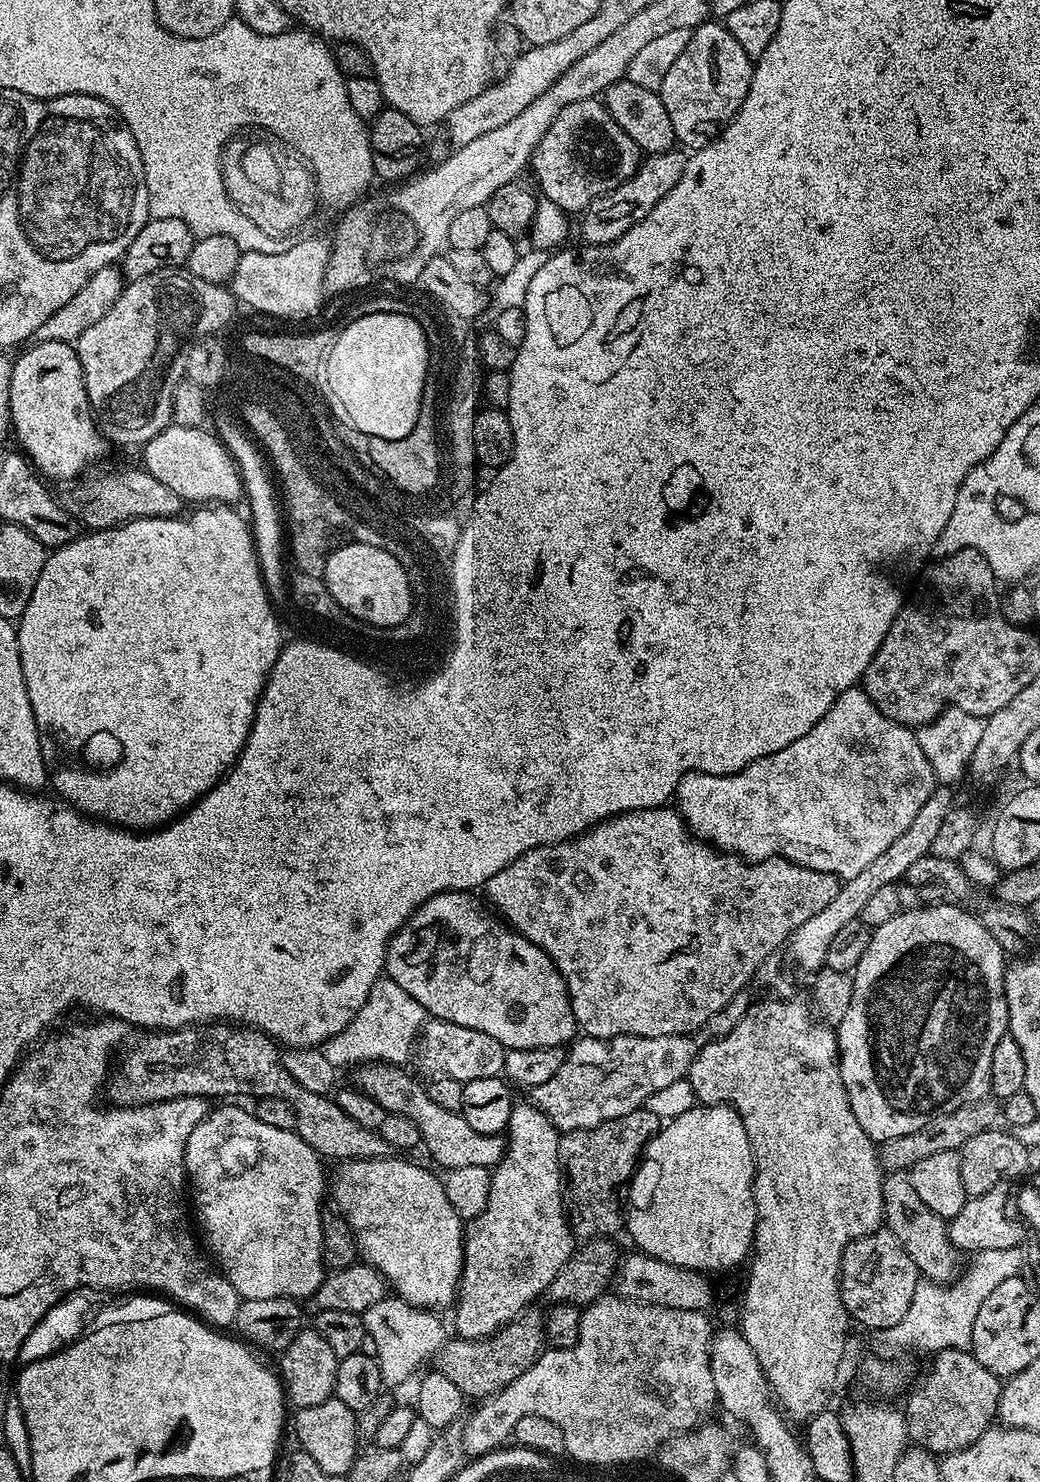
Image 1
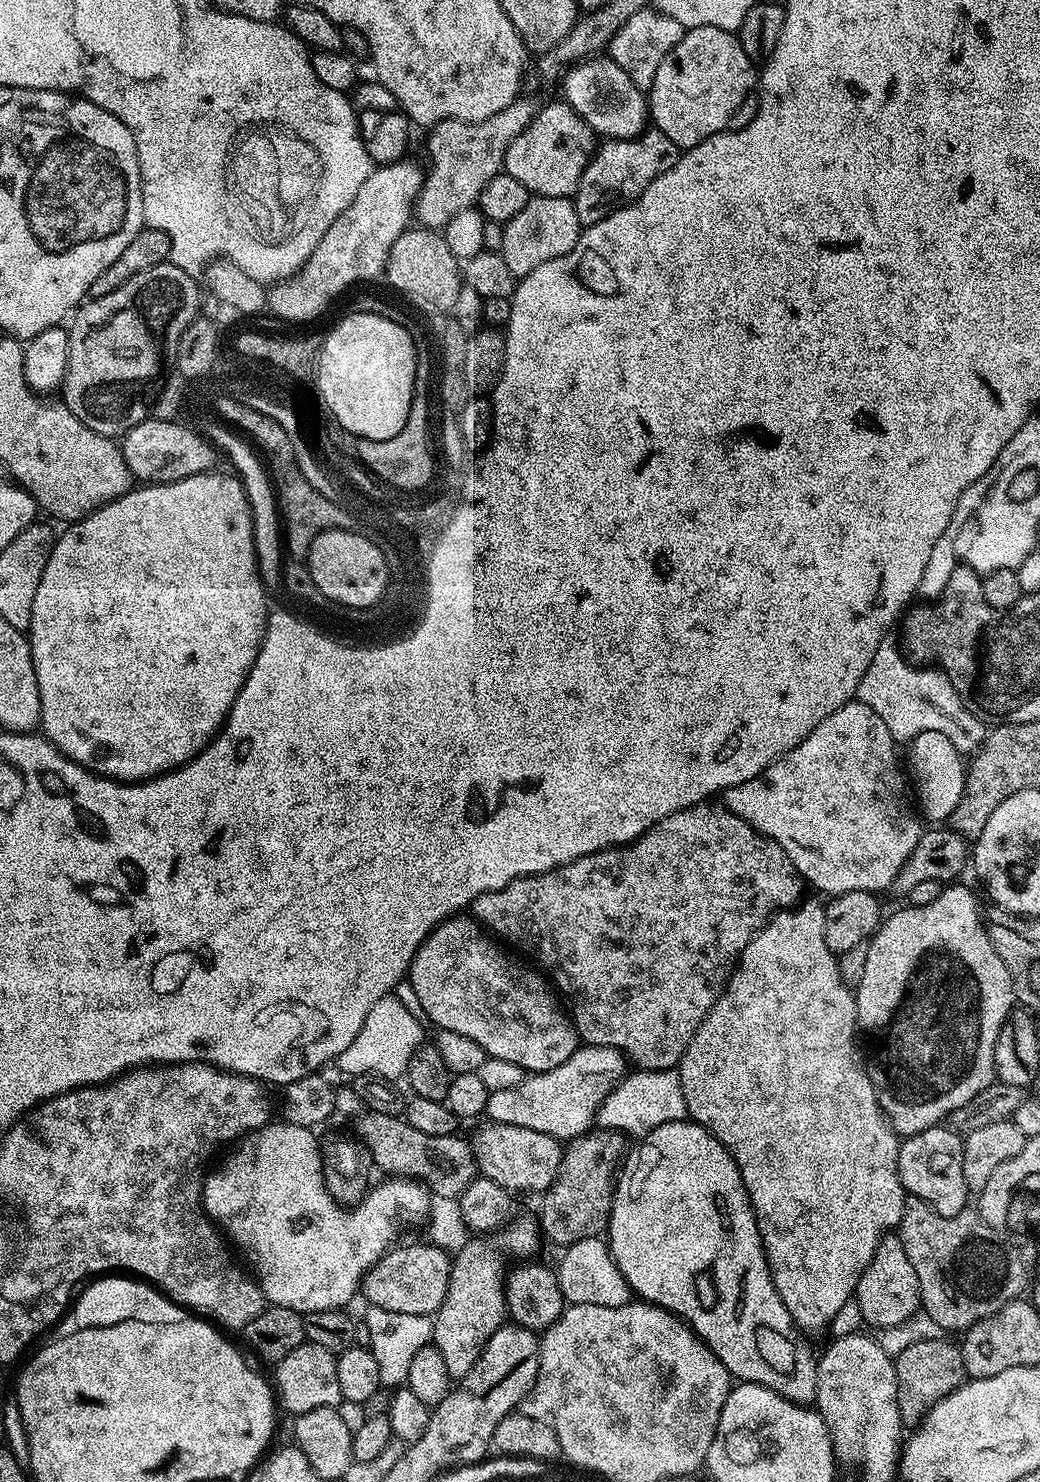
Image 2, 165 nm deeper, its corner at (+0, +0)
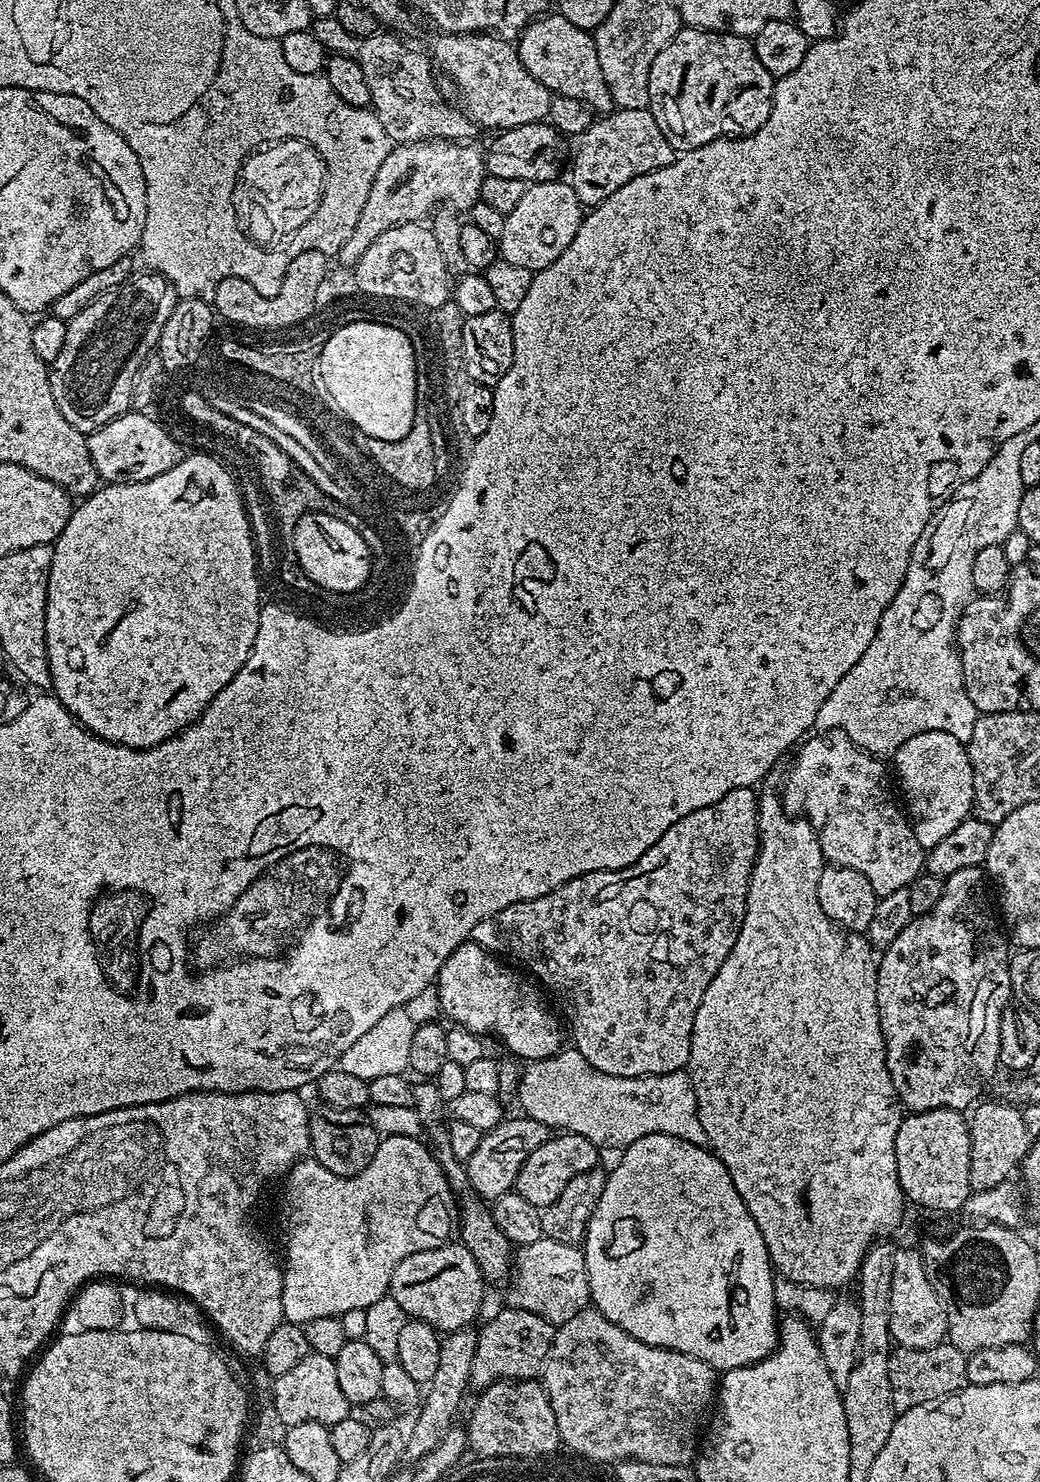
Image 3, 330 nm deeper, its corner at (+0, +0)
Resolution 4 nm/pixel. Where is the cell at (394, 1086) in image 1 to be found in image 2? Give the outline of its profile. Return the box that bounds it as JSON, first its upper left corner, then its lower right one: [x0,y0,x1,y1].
[470,1122,564,1194]

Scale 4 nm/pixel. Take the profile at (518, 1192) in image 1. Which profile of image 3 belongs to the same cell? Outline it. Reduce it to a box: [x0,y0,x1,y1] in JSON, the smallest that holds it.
[404,1327,477,1462]

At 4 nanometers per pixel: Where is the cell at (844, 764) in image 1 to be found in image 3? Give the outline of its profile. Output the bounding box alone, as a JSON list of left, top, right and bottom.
[782,730,926,897]

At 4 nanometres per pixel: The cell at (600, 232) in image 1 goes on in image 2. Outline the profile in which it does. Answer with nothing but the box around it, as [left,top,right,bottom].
[574,126,682,225]

